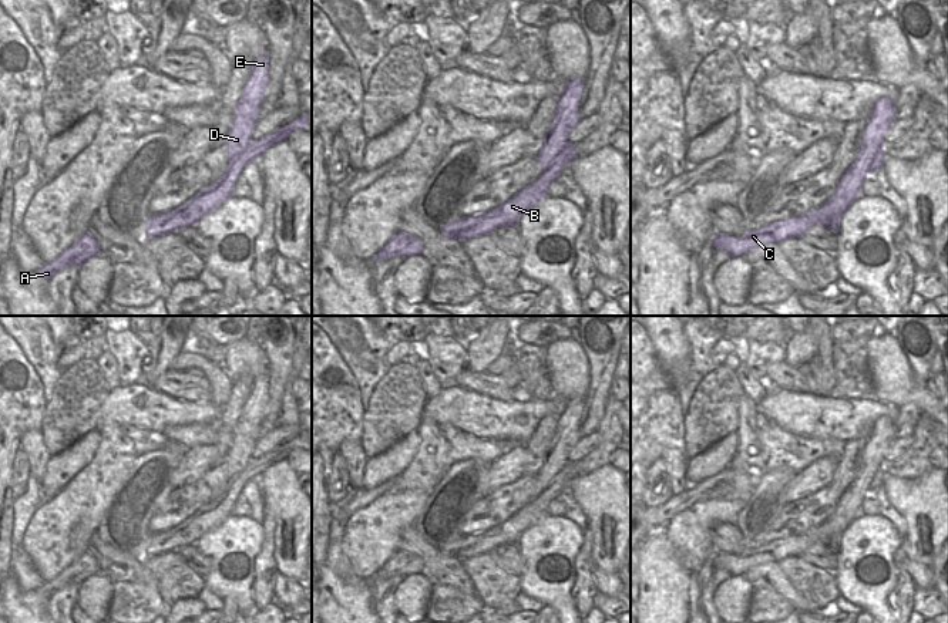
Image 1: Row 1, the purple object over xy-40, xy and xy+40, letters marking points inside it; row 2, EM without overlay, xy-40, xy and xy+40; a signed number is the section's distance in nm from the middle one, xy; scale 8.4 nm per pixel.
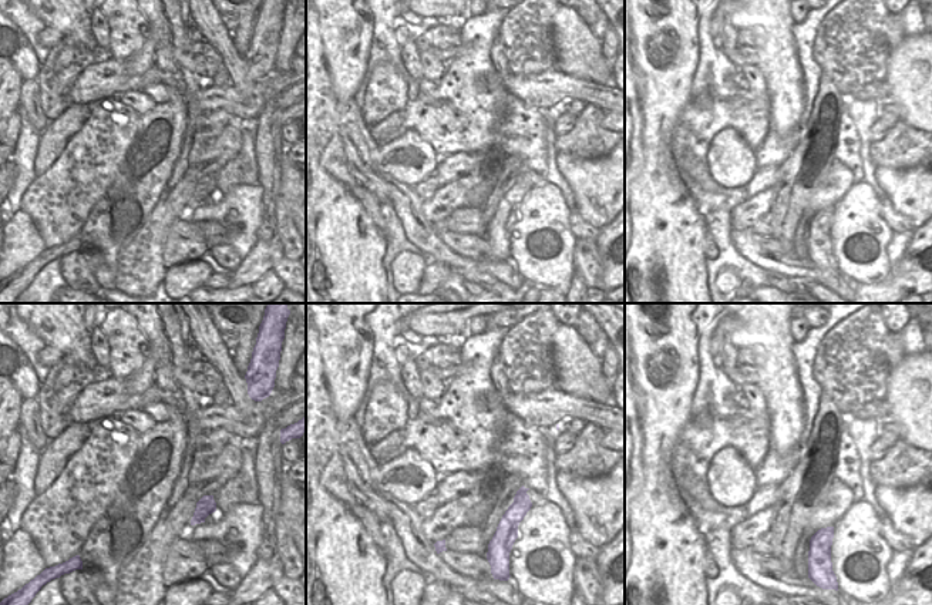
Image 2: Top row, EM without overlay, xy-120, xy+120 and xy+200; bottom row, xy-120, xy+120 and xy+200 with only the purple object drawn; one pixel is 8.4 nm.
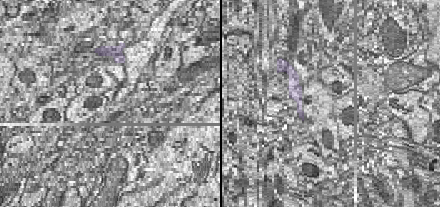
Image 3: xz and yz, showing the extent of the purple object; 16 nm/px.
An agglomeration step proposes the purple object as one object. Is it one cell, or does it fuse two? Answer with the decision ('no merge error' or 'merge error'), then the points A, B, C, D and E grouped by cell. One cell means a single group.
merge error | A B C / D E

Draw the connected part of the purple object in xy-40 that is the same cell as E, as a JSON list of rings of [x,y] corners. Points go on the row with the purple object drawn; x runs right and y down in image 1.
[[[269,50],[253,60],[252,74],[242,91],[241,100],[233,111],[233,122],[225,138],[225,151],[229,161],[236,159],[252,142],[256,128],[259,105],[265,97],[269,82]]]

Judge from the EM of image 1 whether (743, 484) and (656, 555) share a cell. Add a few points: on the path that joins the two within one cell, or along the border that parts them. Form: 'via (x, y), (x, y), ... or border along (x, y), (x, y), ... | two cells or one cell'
border along (664, 532), (652, 532), (645, 538) | two cells

